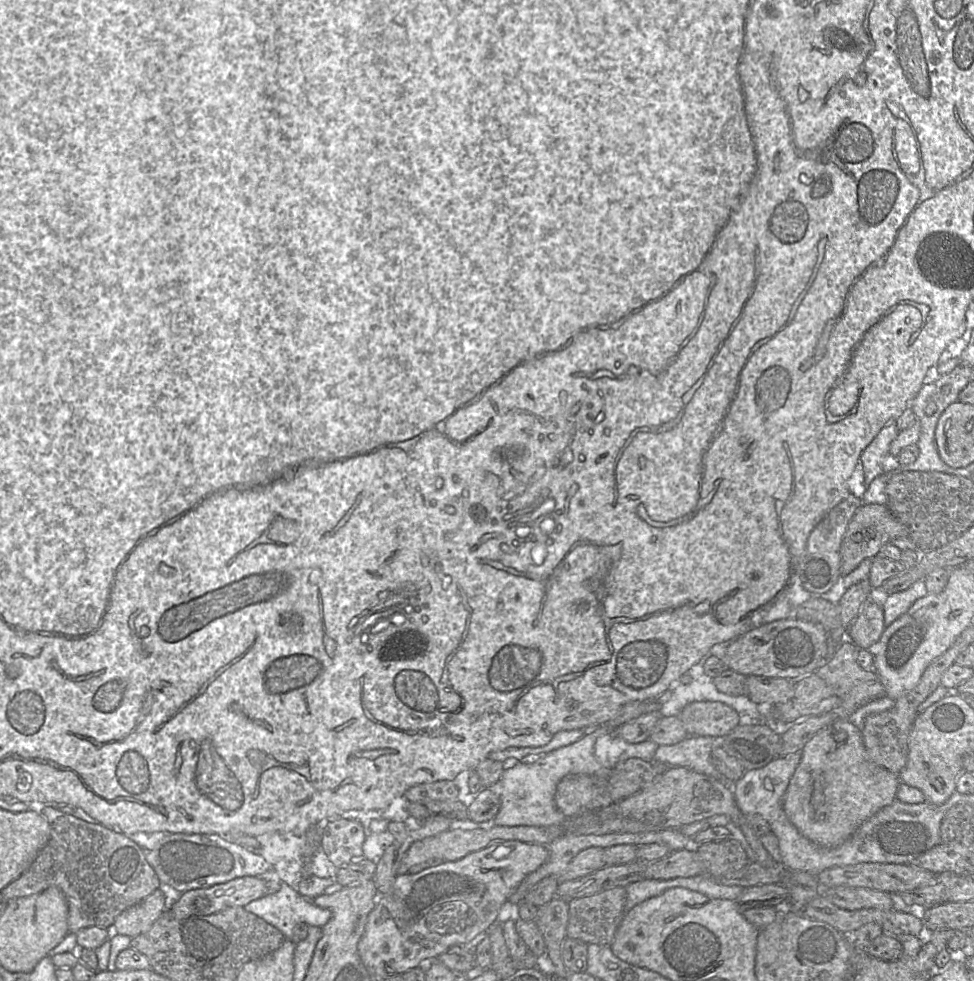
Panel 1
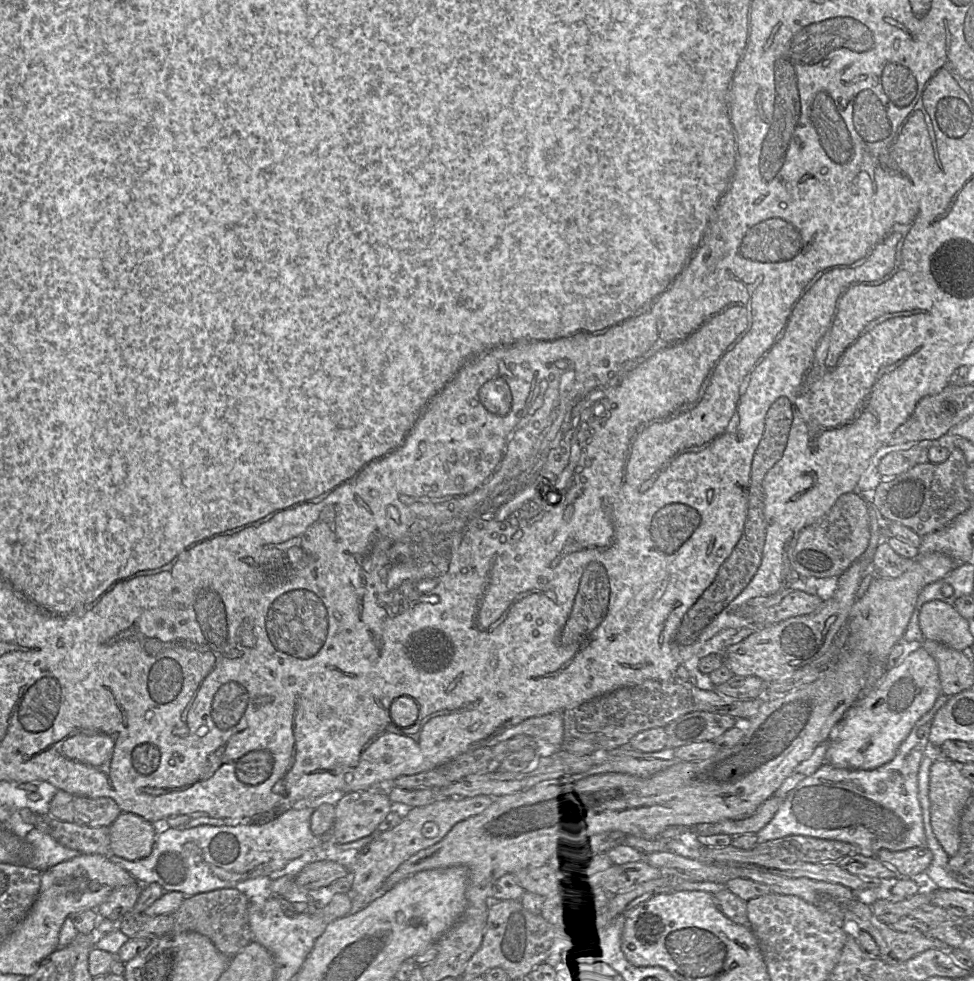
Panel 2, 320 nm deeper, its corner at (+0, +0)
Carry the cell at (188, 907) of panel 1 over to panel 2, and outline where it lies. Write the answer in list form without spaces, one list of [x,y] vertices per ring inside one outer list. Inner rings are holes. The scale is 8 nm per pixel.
[[[319,861],[308,864],[295,876],[296,885],[303,890],[316,890],[329,887],[333,882],[349,876],[348,870],[333,861]]]

